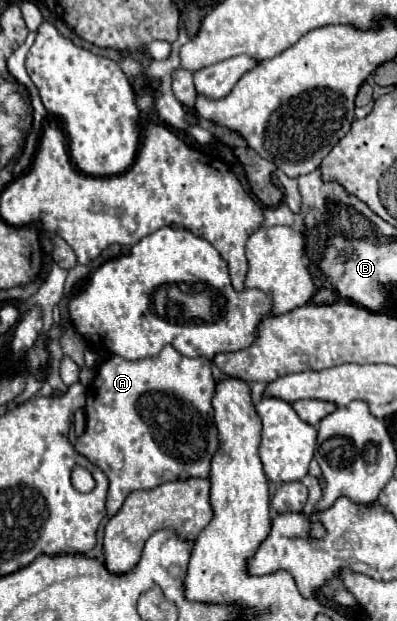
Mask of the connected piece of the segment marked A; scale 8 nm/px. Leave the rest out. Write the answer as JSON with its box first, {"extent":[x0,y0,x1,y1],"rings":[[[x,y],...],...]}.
{"extent":[75,346,217,516],"rings":[[[165,346],[155,358],[137,362],[113,356],[97,368],[93,382],[87,388],[87,426],[85,434],[75,442],[75,450],[89,462],[99,466],[109,480],[107,514],[113,516],[127,494],[133,490],[157,488],[163,482],[185,478],[207,478],[211,458],[217,452],[217,428],[213,424],[211,398],[215,394],[215,378],[211,374],[211,360],[187,358],[175,348]]]}

